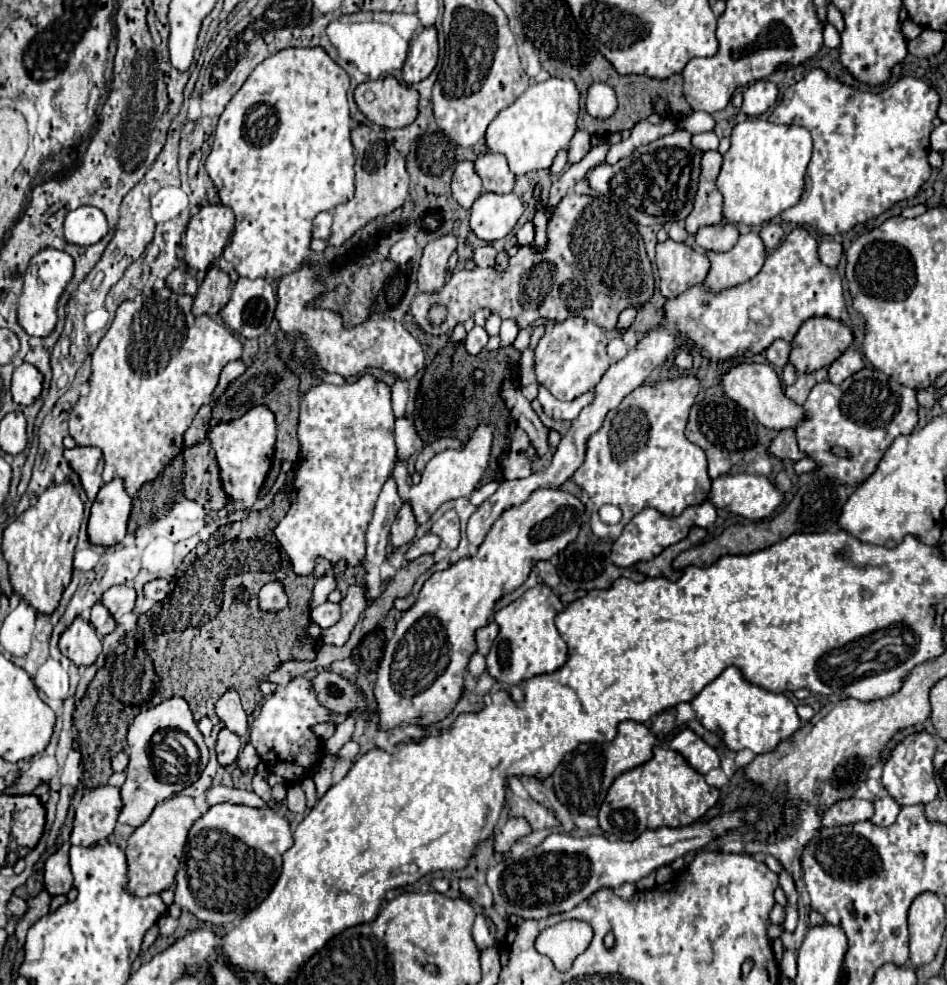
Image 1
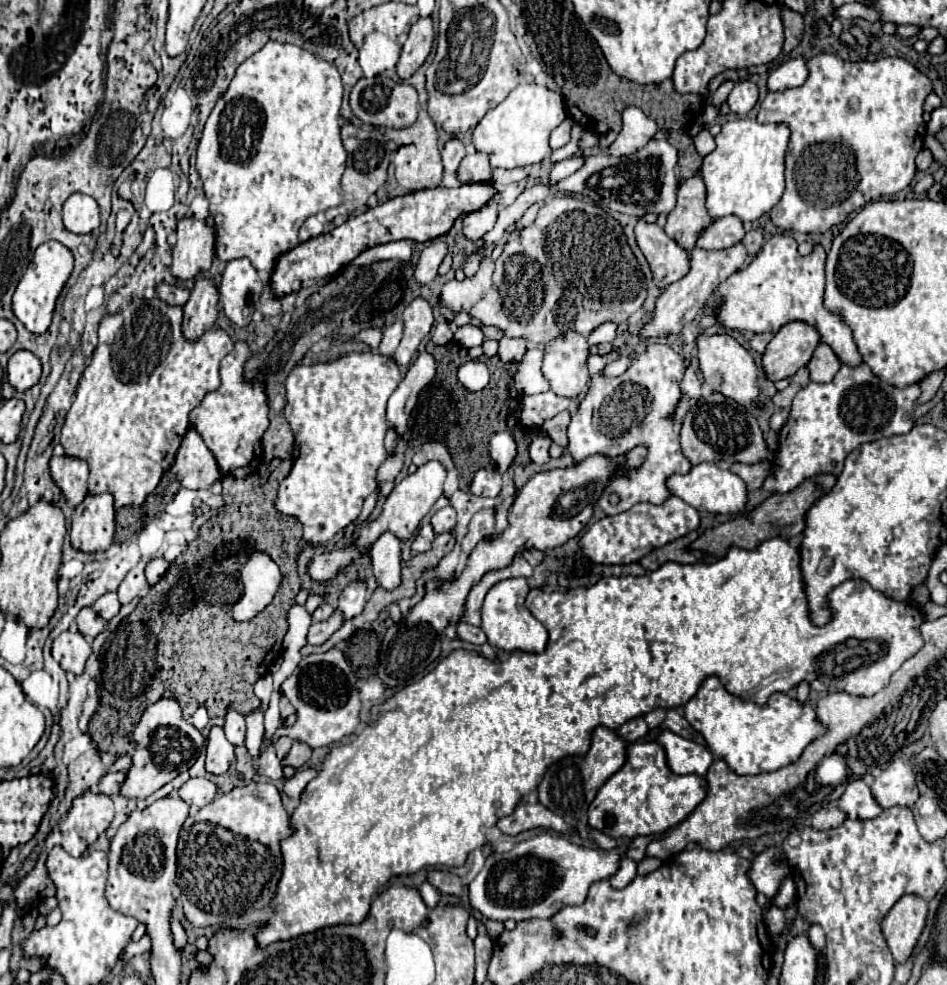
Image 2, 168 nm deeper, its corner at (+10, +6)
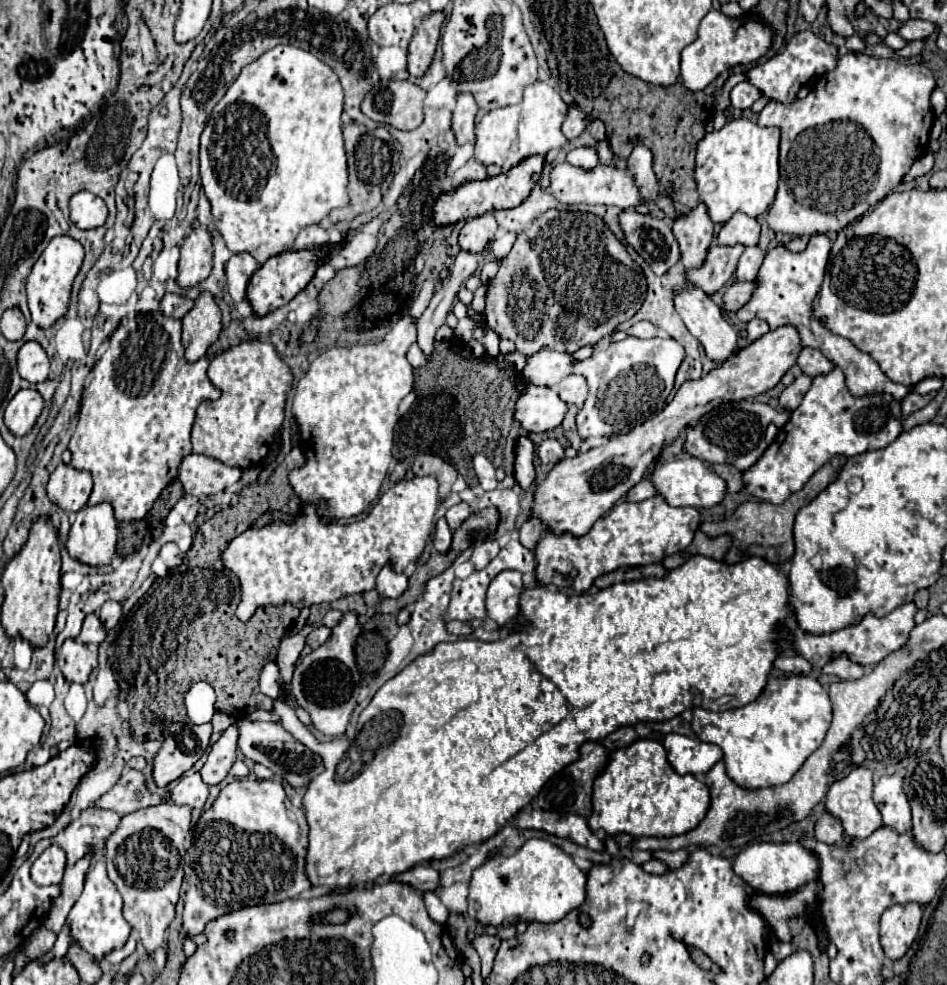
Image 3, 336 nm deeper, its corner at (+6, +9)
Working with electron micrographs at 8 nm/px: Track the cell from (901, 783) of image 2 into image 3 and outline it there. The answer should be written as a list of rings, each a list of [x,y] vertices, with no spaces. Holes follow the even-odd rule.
[[[894,775],[894,777],[882,777],[876,785],[874,785],[874,803],[882,815],[882,825],[884,827],[892,827],[896,833],[906,833],[910,829],[910,803],[902,791],[902,777]]]

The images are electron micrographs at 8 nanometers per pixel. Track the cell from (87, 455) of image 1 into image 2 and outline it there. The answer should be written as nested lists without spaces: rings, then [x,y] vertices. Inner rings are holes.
[[[52,456],[50,458],[50,472],[54,482],[60,486],[64,496],[68,498],[70,506],[78,506],[86,494],[86,480],[88,480],[88,464],[74,456]]]

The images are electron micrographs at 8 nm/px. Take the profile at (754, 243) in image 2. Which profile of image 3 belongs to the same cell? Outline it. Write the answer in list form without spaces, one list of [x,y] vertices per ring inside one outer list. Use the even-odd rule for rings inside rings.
[[[758,245],[746,247],[746,251],[740,257],[740,263],[738,263],[734,279],[736,281],[754,281],[764,257],[766,257],[766,251],[762,251]]]

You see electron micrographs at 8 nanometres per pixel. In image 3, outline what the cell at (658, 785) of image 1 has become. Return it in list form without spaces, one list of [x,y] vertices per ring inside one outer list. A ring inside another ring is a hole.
[[[638,739],[630,747],[616,749],[610,753],[608,765],[594,781],[592,803],[594,803],[594,809],[588,819],[588,825],[594,833],[604,831],[608,835],[626,833],[632,837],[640,837],[640,835],[642,837],[674,837],[674,835],[684,835],[686,831],[692,831],[702,821],[702,815],[706,815],[710,805],[710,793],[706,791],[706,783],[702,783],[694,775],[678,775],[672,769],[661,742]]]

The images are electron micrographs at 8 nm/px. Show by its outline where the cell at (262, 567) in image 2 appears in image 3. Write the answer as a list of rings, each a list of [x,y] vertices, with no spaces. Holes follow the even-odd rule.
[[[414,477],[410,481],[398,481],[394,487],[390,487],[362,521],[338,525],[332,519],[318,515],[312,503],[302,503],[294,523],[272,519],[268,525],[260,529],[244,531],[242,535],[234,537],[222,551],[224,567],[230,569],[240,579],[242,587],[242,601],[236,609],[236,617],[240,621],[248,621],[254,615],[254,611],[262,605],[278,607],[290,603],[298,609],[304,609],[374,589],[376,577],[384,565],[390,565],[396,573],[402,573],[410,561],[418,561],[430,537],[436,507],[438,507],[438,481],[434,477]]]

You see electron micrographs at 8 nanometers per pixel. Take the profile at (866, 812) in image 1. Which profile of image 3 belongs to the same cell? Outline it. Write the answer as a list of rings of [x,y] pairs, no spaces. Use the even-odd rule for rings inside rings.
[[[822,813],[822,817],[816,823],[816,839],[826,845],[842,845],[842,825],[832,815]]]

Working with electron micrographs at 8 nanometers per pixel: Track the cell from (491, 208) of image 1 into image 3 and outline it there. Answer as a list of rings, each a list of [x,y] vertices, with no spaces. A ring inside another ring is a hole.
[[[484,213],[480,217],[468,219],[460,231],[458,245],[462,251],[482,253],[488,249],[488,241],[494,239],[496,229],[498,229],[498,225],[496,225],[496,219],[492,213]]]

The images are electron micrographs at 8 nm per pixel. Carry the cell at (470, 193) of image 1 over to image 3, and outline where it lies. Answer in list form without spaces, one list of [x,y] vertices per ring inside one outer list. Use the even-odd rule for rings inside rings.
[[[460,93],[456,109],[454,109],[454,117],[452,117],[452,129],[454,129],[456,141],[460,145],[468,143],[468,141],[474,141],[476,111],[478,111],[478,105],[476,105],[472,93]]]

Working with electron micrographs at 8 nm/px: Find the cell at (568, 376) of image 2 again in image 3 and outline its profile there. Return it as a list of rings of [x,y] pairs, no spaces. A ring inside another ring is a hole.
[[[568,375],[558,383],[558,395],[566,405],[576,405],[582,407],[588,395],[586,379],[582,375]]]

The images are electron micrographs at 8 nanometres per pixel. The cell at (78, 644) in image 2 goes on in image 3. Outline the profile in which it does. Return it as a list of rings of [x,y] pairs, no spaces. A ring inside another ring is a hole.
[[[68,639],[62,645],[58,663],[60,663],[62,675],[68,683],[86,683],[90,673],[98,665],[98,655],[88,645],[84,645],[76,639]]]

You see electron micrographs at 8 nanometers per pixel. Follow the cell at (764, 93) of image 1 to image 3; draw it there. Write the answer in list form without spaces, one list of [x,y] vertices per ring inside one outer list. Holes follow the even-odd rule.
[[[746,81],[738,83],[738,85],[732,89],[732,93],[730,93],[732,107],[734,107],[734,109],[742,109],[742,111],[744,111],[744,109],[750,109],[758,99],[760,99],[760,91],[758,91],[754,85],[746,83]]]

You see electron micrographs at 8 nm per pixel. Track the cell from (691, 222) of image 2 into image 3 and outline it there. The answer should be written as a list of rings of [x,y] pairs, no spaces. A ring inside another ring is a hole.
[[[700,203],[688,215],[680,215],[672,221],[672,231],[680,245],[682,265],[686,269],[702,267],[714,239],[714,223],[706,213],[706,205]]]

